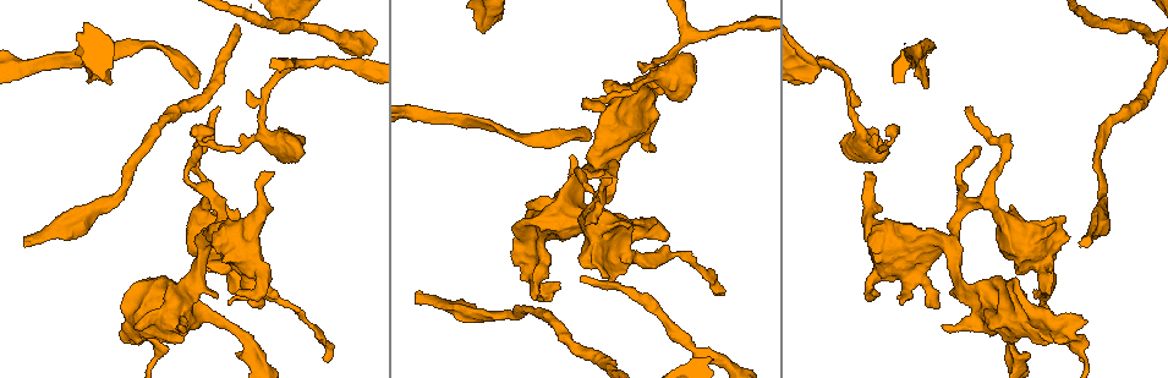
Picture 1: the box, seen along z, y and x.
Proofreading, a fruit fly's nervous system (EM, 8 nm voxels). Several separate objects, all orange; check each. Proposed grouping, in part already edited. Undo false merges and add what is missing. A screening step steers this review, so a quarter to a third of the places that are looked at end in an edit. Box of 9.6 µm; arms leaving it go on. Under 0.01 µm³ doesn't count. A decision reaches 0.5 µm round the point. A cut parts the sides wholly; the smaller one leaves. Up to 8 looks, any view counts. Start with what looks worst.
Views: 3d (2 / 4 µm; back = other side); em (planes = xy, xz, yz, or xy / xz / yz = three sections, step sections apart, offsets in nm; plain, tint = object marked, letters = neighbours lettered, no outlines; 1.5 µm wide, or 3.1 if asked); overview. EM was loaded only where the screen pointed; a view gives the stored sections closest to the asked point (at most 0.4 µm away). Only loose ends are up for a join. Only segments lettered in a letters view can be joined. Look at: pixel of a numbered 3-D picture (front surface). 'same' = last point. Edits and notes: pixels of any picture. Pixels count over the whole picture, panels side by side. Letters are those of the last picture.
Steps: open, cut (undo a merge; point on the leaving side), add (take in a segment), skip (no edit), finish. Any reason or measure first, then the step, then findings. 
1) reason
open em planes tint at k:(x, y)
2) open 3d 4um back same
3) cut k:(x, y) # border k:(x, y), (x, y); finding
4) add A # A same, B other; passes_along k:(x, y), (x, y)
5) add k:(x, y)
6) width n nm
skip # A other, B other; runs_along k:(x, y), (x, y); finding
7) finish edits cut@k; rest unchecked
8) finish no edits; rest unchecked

thick end
open 3d 2um at 1:(811, 75)

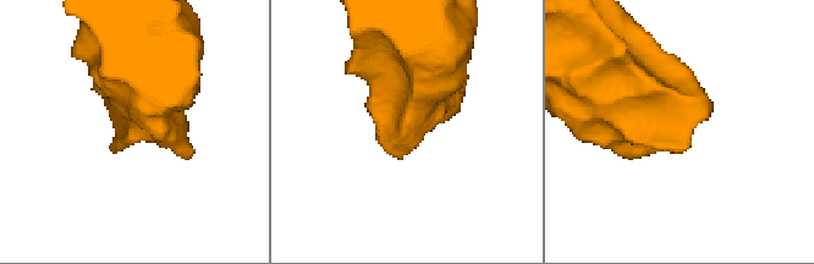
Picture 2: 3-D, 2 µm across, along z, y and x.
now the EM
open em planes letters at 2:(387, 133)

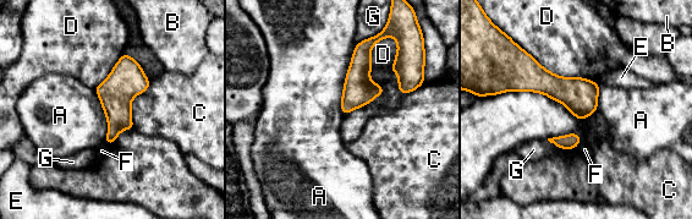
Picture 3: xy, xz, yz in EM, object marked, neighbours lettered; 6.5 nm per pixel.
skip # A other, B other, C other, D other, E other, F other, G other; no lettered segment goes on from it

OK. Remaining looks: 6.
branch point
open 3d 4um at 1:(826, 63)

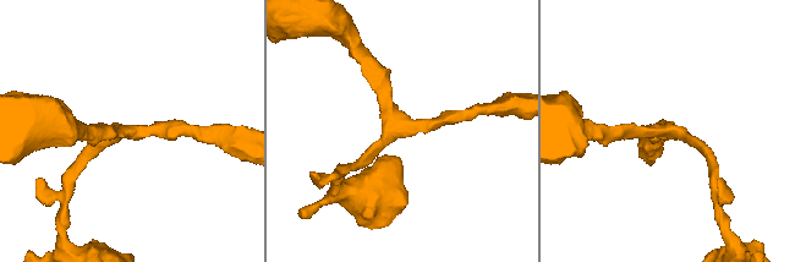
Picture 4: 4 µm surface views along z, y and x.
arms 3
open em planes letters at 4:(121, 129)

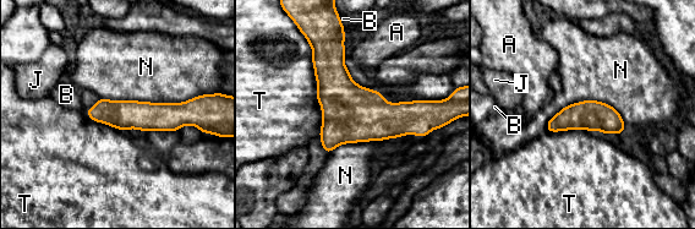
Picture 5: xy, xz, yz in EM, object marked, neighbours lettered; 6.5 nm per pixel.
width 190 nm
skip # A other, B other, J other, N other, T other; border 5:(201, 94), (182, 102), (99, 98); all the same neuron

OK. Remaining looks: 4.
tapers out
open em xy step 4 letters at 1:(606, 109)

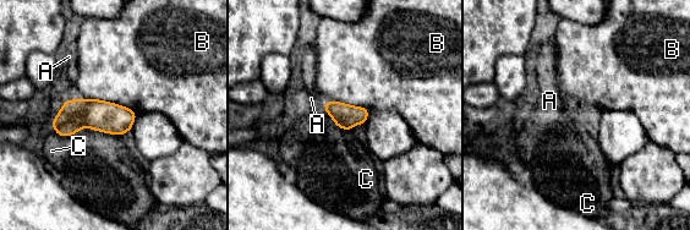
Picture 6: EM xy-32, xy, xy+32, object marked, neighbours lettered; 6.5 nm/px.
open em planes letters same

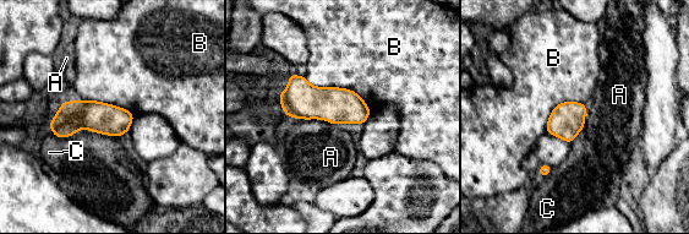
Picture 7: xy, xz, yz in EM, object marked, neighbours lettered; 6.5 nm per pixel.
skip # A other, B other, C other; none of them fits

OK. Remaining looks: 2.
finish no edits; rest unchecked

